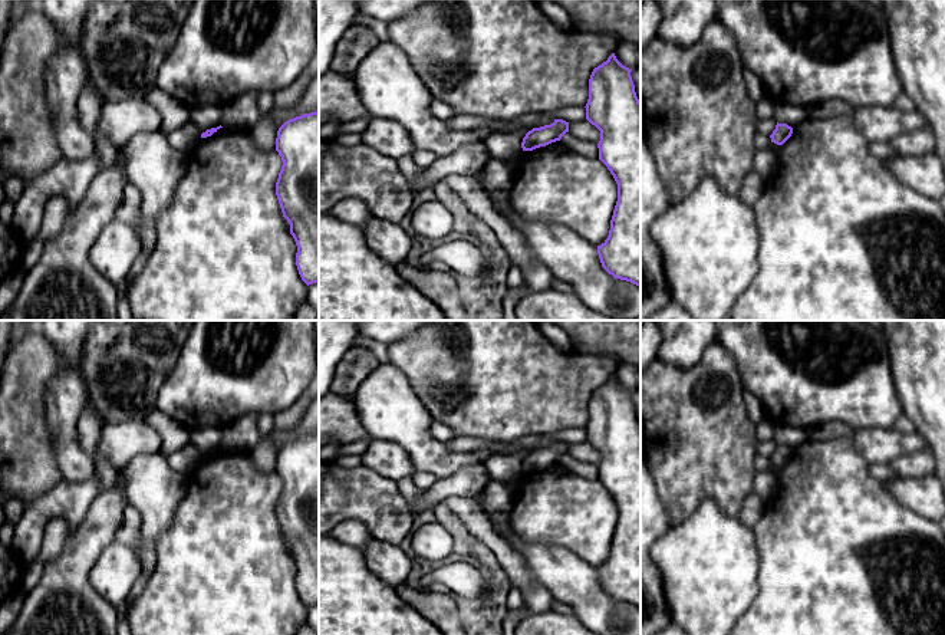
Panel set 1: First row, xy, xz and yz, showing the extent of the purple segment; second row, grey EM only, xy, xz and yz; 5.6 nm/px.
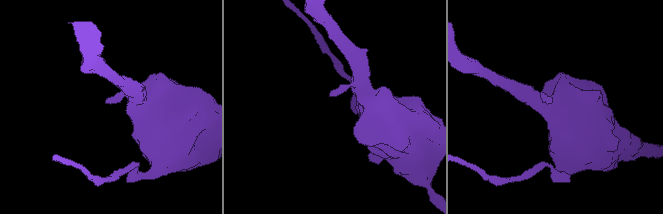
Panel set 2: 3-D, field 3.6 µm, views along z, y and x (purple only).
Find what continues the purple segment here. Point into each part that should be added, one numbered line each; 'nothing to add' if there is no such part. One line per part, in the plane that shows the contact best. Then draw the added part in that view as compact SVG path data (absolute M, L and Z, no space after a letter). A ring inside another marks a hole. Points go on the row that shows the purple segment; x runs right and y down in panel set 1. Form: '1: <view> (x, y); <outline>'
nothing to add

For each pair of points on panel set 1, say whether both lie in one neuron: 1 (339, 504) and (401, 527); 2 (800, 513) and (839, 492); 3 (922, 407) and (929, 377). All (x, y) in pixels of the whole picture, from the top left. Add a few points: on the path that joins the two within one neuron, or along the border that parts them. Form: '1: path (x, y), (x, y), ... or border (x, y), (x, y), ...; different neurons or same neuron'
1: path (355, 504), (376, 504), (385, 513); same neuron
2: path (810, 513), (817, 513), (829, 502); same neuron
3: path (929, 400), (929, 384); same neuron

